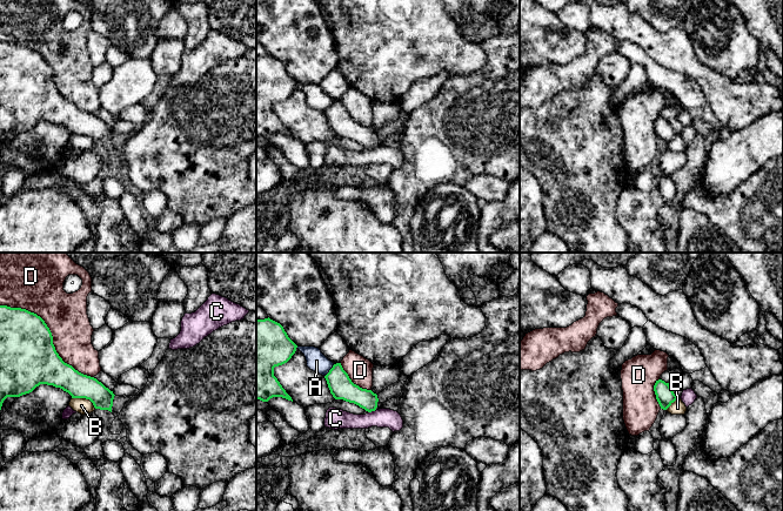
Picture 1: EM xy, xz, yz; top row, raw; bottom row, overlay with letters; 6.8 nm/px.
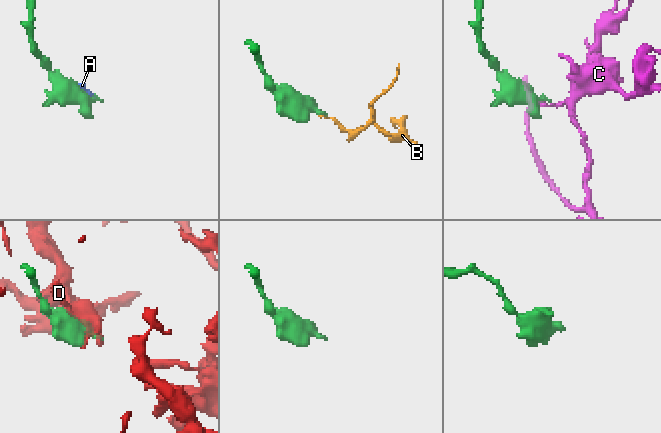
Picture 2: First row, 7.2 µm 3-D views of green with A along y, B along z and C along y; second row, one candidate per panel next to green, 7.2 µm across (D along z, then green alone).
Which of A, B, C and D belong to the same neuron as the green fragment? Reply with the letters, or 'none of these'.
none of these

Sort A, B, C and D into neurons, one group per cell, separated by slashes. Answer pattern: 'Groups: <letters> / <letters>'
Groups: A B / C / D

